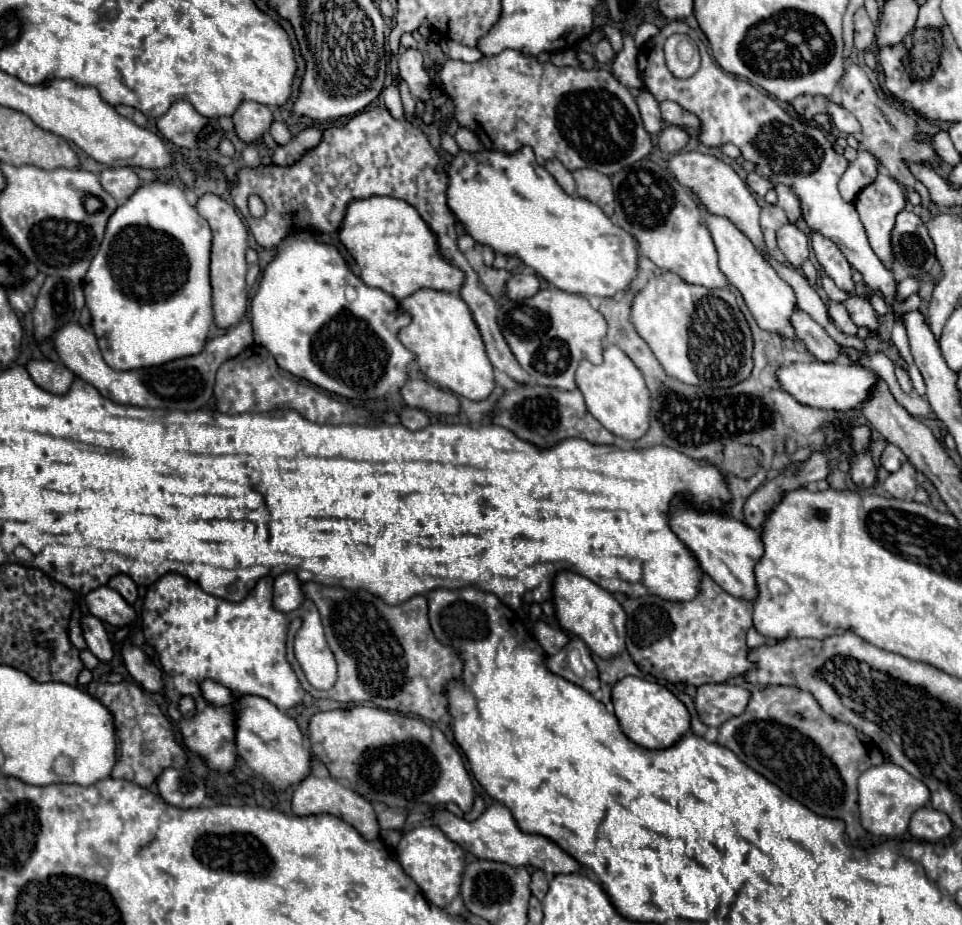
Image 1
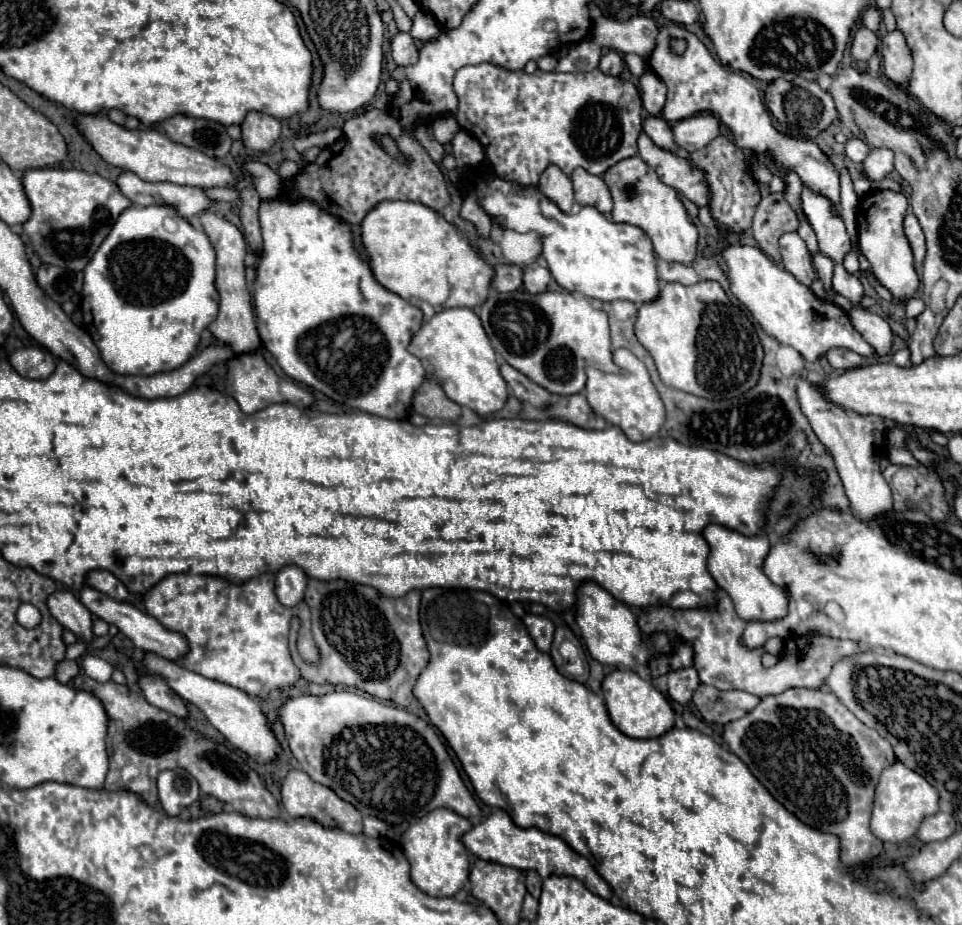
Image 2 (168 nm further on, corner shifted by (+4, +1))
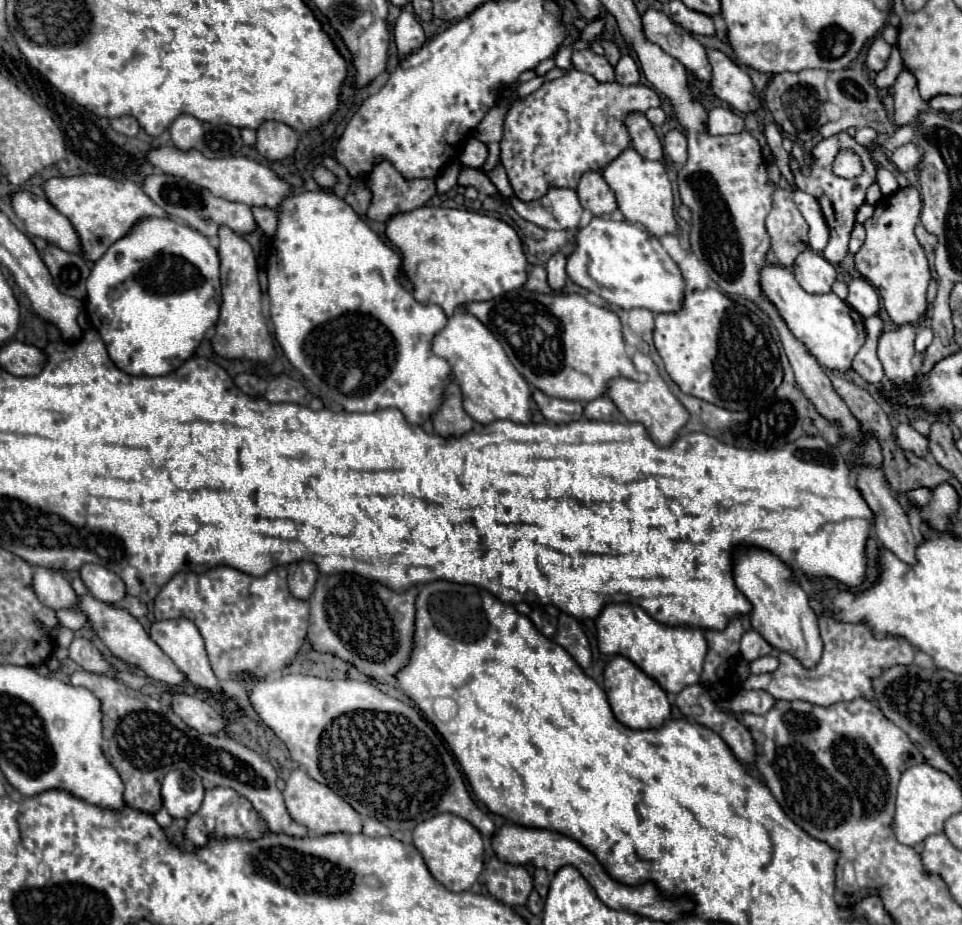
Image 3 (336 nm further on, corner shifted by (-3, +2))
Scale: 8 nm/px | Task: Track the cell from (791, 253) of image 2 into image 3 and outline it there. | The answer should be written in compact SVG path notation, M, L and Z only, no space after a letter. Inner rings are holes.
M806 249L796 257L792 271L808 293L830 293L830 287L836 281L836 269L812 249Z

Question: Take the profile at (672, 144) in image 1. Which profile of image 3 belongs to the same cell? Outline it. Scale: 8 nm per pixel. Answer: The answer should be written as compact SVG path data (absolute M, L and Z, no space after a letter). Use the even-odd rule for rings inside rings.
M716 107L716 109L708 111L706 133L710 133L710 135L728 135L728 133L740 133L742 129L744 129L744 121L732 109Z

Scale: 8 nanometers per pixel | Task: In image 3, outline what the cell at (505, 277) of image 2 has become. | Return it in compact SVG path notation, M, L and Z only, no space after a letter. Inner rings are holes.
M532 265L528 269L528 279L524 283L524 289L536 291L536 293L552 293L552 289L546 283L546 271L542 265Z

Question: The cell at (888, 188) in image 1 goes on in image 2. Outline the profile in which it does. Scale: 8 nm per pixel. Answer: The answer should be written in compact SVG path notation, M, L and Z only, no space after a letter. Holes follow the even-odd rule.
M873 190L861 198L857 214L859 250L867 258L875 280L891 292L893 302L909 300L919 290L919 276L915 272L913 252L903 232L905 212L907 212L907 198L903 194L889 190Z

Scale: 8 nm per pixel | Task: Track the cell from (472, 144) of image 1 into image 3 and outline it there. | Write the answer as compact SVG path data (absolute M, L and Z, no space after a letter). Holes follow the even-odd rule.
M472 137L472 139L466 141L466 145L464 145L462 153L460 153L460 163L462 163L464 167L480 169L480 167L484 165L486 157L488 157L486 145L484 145L482 141L478 141L476 137Z

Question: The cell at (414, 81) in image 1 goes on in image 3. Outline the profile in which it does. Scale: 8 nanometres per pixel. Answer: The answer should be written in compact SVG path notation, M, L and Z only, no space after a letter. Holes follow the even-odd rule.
M406 11L400 13L394 29L394 41L400 57L408 57L410 53L418 51L424 45L426 37L424 37L422 25L412 13L406 13Z

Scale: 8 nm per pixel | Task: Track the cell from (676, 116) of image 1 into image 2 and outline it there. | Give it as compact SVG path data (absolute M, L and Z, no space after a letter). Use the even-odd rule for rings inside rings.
M645 72L641 76L641 92L643 92L643 106L645 110L651 114L651 116L657 116L663 106L665 106L665 94L667 94L667 88L665 84L651 72Z

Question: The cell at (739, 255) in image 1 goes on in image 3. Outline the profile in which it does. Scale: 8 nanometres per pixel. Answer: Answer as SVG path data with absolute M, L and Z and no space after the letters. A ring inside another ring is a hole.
M766 263L760 269L760 289L762 295L776 307L778 315L784 319L792 335L806 345L806 349L816 357L816 361L822 367L838 371L850 369L854 355L858 353L858 349L864 345L866 339L864 317L860 313L856 313L846 301L838 299L834 293L824 295L806 293L794 279L794 273L780 265Z

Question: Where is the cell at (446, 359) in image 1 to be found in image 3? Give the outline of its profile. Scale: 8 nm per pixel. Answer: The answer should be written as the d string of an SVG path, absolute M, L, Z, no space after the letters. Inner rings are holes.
M462 309L448 317L446 327L432 341L432 353L450 363L458 387L462 389L464 409L474 421L482 425L498 419L514 423L530 421L530 385L514 365L510 365L510 359L496 337L474 315Z

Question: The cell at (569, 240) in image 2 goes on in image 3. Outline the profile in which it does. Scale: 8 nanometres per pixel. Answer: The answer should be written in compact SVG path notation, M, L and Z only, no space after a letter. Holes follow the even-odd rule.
M594 217L590 225L578 229L574 245L576 245L574 251L566 259L566 273L576 285L600 295L608 303L618 305L622 309L642 307L642 309L650 309L652 313L670 313L680 309L684 297L684 281L680 269L654 235L648 235L644 229L628 221L616 223L608 217Z

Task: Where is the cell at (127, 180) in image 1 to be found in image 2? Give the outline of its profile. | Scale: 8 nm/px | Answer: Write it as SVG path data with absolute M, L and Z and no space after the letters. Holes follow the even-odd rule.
M123 172L117 178L117 186L133 204L171 206L185 220L193 220L213 206L213 200L207 198L203 188L183 188L171 182L143 182L133 172Z

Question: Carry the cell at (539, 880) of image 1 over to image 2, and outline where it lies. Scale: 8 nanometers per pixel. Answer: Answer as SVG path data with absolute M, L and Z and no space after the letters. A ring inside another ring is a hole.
M535 870L527 872L527 892L533 898L539 898L539 894L541 894L541 876Z

